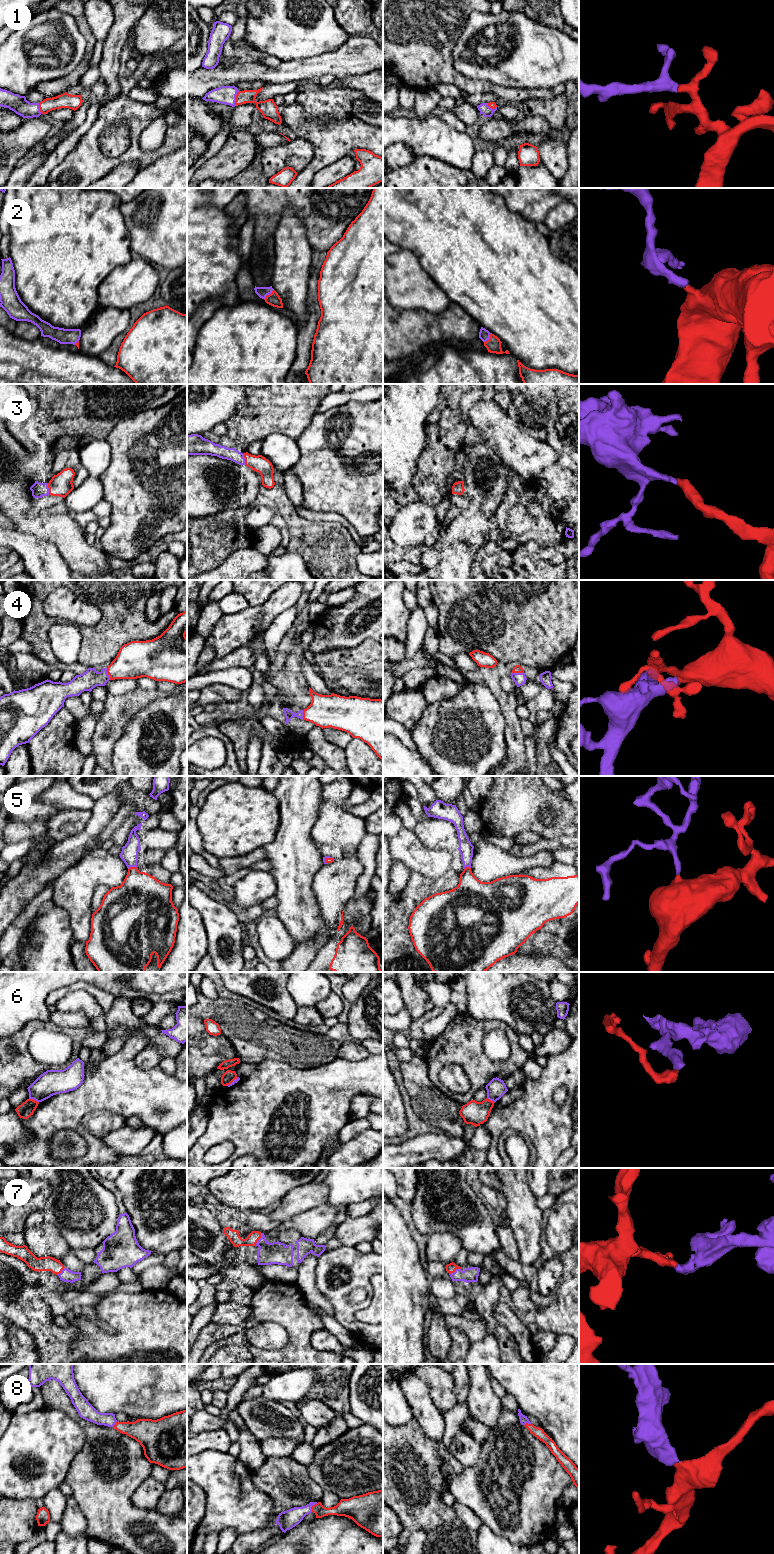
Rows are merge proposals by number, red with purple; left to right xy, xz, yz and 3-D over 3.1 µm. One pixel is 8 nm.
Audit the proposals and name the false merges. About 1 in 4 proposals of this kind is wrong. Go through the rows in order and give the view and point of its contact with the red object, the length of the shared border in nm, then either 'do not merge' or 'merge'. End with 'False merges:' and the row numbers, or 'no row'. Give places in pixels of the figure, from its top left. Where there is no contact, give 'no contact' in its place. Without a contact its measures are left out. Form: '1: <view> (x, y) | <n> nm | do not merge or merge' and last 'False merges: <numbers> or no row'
1: xz (236, 98) | 120 nm | merge
2: xz (269, 294) | 120 nm | merge
3: xy (49, 489) | 100 nm | merge
4: yz (517, 672) | 100 nm | merge
5: xy (132, 867) | 80 nm | merge
6: xy (34, 1100) | 90 nm | do not merge
7: xz (259, 1238) | 120 nm | merge
8: xz (312, 1506) | 90 nm | merge
False merges: 6

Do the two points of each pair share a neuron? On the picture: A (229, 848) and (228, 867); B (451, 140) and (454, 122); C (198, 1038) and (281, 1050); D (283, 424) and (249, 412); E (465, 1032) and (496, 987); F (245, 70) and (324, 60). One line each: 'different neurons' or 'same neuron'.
A: different neurons
B: different neurons
C: different neurons
D: same neuron
E: different neurons
F: same neuron

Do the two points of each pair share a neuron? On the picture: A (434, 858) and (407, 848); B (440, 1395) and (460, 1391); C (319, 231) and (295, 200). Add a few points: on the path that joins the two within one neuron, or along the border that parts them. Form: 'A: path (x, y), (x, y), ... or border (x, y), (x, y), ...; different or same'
A: path (427, 858), (418, 858), (414, 855); same
B: border (451, 1374), (454, 1380), (454, 1393), (457, 1403); different
C: path (318, 223), (303, 208); same

